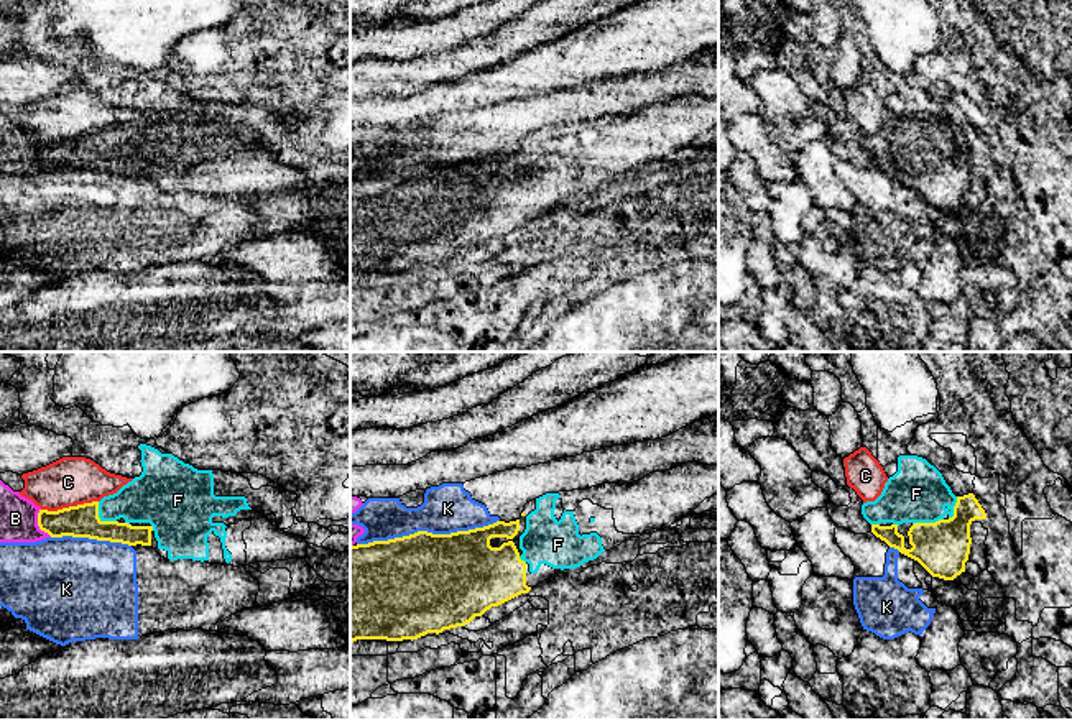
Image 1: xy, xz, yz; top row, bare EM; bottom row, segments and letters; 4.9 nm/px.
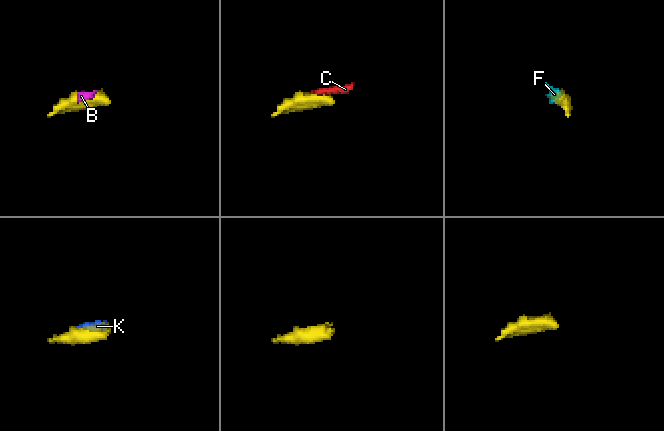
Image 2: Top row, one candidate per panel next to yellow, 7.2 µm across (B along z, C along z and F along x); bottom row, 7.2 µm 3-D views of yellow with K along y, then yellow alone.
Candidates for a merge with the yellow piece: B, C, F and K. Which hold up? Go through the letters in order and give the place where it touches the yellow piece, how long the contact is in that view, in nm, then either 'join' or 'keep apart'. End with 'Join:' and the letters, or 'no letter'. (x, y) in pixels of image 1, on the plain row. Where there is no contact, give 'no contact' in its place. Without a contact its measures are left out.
B: xy (38, 156) | 160 nm | keep apart
C: xy (69, 138) | 280 nm | keep apart
F: xy (99, 150) | 140 nm | join
K: xz (428, 165) | 700 nm | keep apart
Join: F

